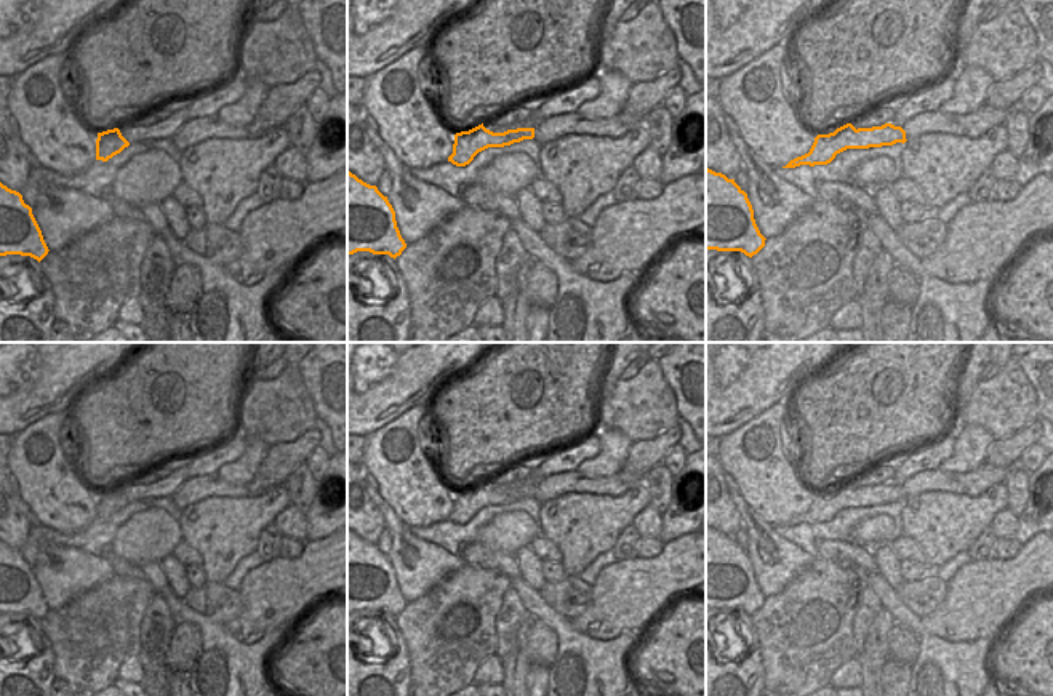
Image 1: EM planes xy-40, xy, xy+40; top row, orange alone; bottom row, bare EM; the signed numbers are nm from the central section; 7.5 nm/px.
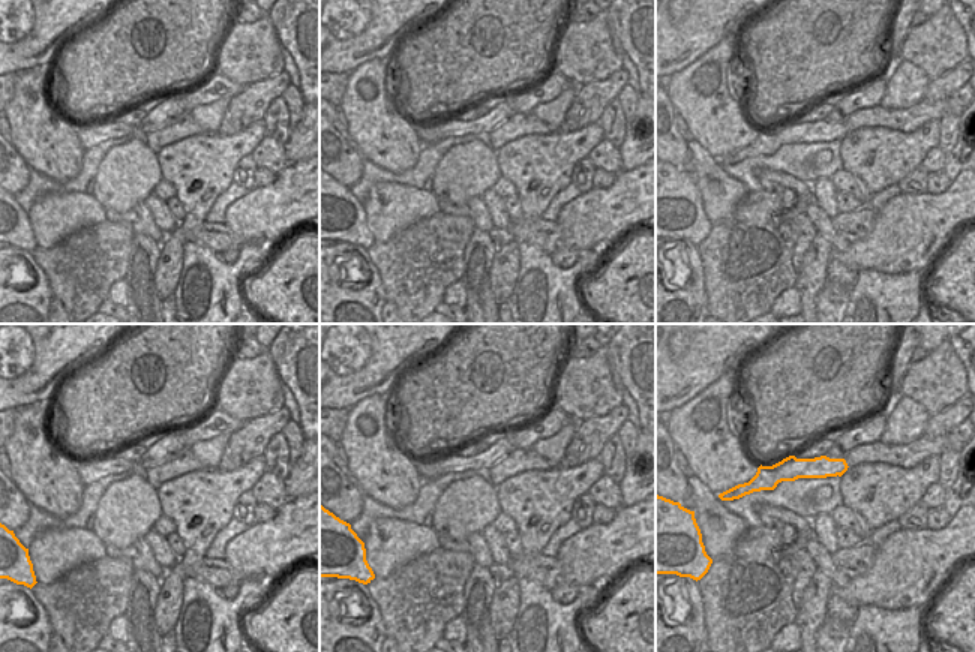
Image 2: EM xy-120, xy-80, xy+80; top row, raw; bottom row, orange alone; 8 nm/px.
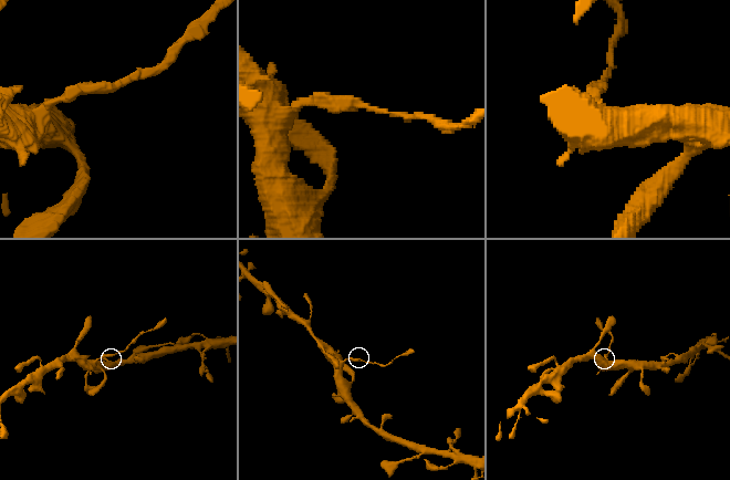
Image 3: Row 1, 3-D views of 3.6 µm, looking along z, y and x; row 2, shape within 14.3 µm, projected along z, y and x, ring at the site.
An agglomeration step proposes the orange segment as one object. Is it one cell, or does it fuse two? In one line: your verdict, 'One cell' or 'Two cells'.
Two cells.

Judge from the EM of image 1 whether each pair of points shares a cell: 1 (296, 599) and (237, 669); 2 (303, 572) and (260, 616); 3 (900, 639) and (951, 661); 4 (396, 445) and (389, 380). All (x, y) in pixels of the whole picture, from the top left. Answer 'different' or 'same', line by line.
1: different
2: same
3: different
4: different

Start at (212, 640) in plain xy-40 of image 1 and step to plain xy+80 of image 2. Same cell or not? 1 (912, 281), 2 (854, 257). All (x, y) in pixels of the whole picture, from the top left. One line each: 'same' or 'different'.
1: same
2: different

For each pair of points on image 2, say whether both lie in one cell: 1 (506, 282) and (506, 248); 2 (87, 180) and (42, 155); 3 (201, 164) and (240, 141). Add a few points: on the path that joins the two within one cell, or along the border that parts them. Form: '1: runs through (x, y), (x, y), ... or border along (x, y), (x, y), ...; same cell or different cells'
1: runs through (506, 273), (507, 257); same cell
2: border along (86, 150), (81, 170), (60, 182); different cells
3: runs through (210, 158), (231, 149); same cell

